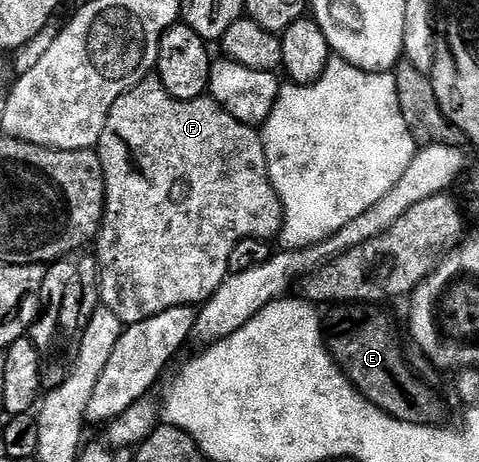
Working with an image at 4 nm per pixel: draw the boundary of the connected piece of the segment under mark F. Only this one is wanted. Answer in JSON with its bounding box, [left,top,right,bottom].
[96,77,282,325]

